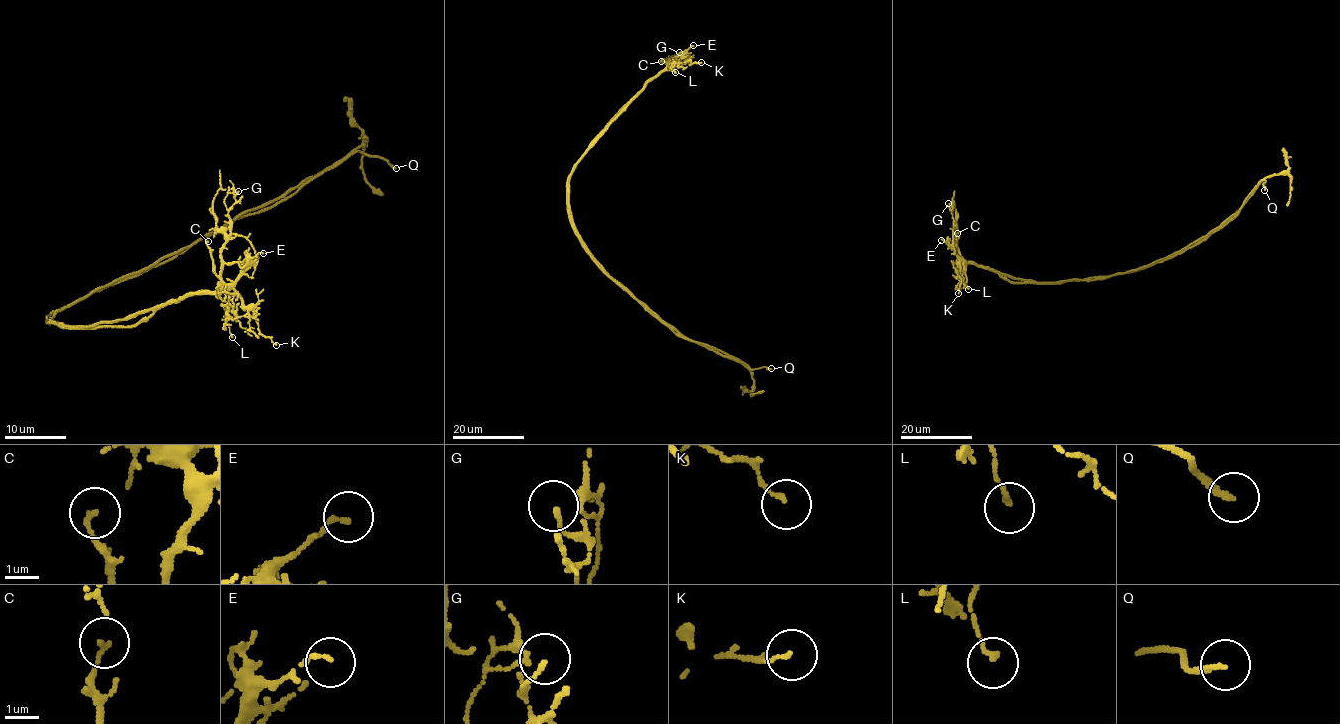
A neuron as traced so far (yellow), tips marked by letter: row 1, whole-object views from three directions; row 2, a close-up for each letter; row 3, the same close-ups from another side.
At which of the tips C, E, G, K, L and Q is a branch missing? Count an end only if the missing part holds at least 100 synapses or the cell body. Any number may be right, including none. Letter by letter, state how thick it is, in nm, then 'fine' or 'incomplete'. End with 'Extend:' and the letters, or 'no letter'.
C: 100 nm | fine
E: 130 nm | fine
G: 110 nm | fine
K: 110 nm | fine
L: 130 nm | fine
Q: 170 nm | incomplete
Extend: Q

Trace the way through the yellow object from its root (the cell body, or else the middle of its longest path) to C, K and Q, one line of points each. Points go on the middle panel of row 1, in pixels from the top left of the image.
C: (583, 241), (569, 209), (568, 176), (605, 125), (648, 81), (668, 67), (661, 61)
K: (583, 241), (568, 204), (568, 176), (574, 164), (605, 125), (648, 81), (675, 63), (701, 62)
Q: (583, 241), (588, 254), (613, 279), (681, 334), (731, 355), (751, 369), (771, 368)

